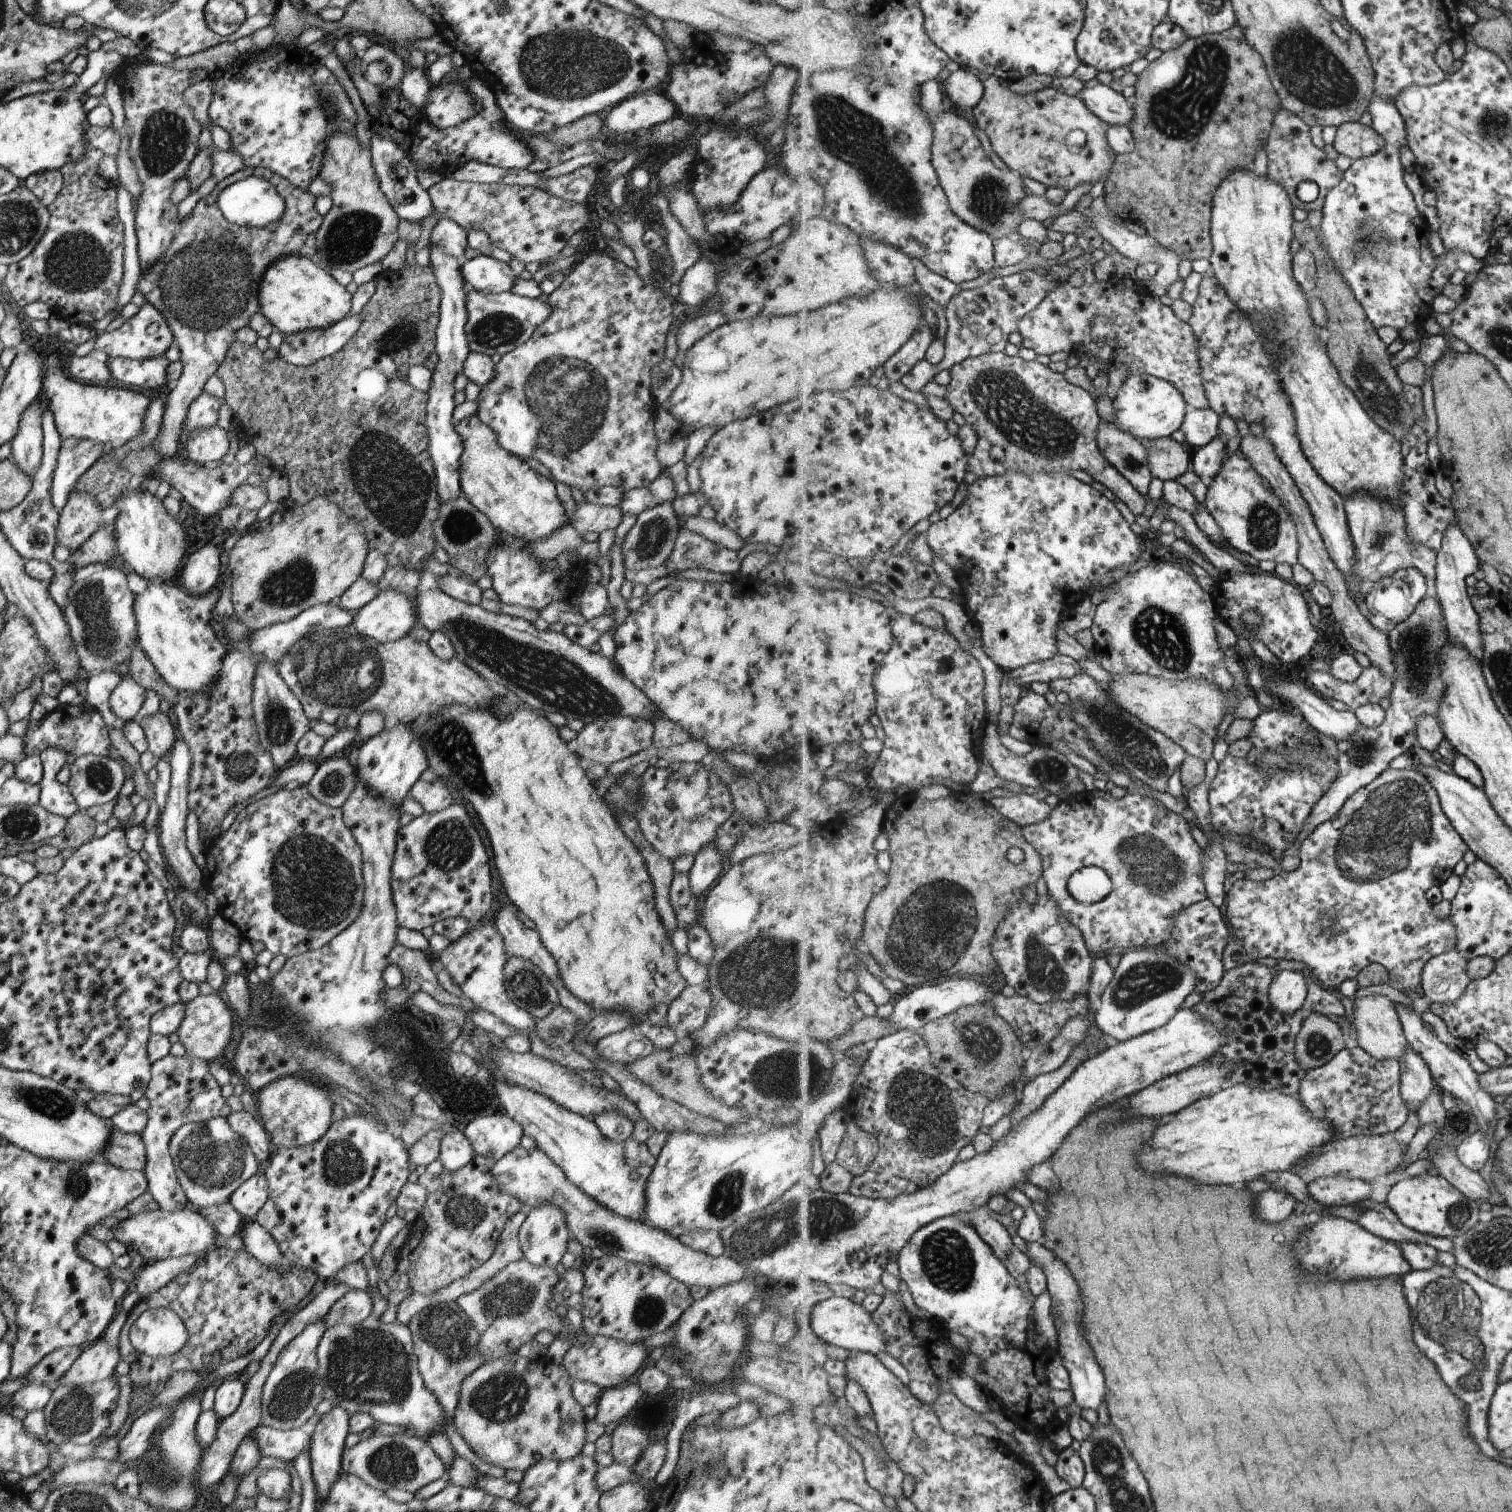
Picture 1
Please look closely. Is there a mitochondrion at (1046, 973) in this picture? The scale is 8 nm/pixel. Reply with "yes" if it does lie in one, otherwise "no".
yes

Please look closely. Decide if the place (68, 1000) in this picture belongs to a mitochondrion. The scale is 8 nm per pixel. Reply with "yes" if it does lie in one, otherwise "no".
no

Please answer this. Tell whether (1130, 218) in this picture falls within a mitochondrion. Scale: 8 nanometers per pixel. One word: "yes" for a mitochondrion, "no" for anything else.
no

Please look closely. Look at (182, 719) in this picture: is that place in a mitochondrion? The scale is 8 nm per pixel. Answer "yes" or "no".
no

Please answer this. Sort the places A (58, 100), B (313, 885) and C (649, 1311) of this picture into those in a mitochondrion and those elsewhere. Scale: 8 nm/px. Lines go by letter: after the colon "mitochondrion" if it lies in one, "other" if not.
A: other
B: mitochondrion
C: mitochondrion

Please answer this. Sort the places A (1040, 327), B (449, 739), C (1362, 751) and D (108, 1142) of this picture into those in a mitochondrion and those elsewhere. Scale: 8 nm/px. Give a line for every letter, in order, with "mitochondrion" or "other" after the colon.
A: other
B: mitochondrion
C: mitochondrion
D: other

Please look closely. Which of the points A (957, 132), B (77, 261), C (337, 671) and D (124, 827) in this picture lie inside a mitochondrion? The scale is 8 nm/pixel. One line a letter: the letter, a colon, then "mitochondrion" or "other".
A: other
B: mitochondrion
C: mitochondrion
D: other

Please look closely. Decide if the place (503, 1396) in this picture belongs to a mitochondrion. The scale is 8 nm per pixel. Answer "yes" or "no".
yes

